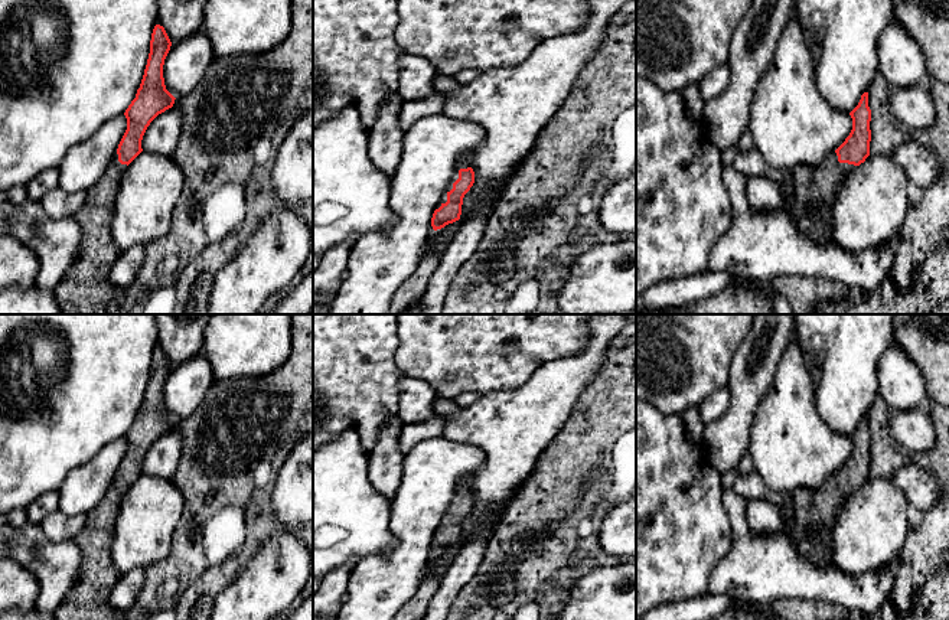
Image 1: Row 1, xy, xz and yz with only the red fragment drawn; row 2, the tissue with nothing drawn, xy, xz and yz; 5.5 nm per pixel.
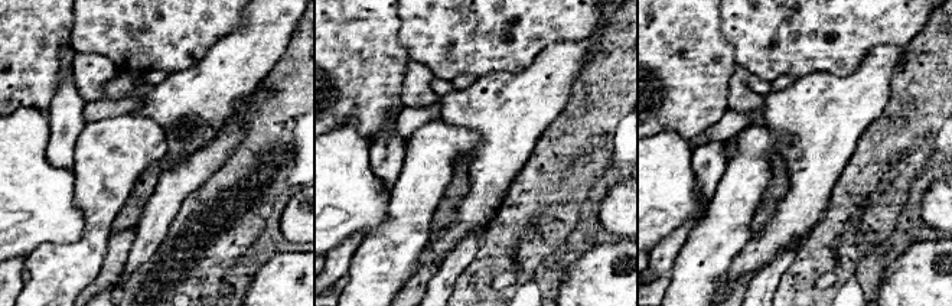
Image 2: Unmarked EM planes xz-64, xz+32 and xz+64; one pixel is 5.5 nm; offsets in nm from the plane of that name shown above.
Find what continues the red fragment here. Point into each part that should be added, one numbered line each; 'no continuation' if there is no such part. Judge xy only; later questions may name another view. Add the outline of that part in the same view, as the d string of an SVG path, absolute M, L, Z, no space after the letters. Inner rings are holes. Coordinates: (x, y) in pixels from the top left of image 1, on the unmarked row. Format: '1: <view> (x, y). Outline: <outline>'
1: xy (88, 600). Outline: M115 476L102 500L85 515L85 526L74 539L84 557L82 567L72 590L55 611L55 620L114 619L108 598L120 574L111 562L111 545L114 523L127 490Z

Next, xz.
1: xz (463, 488). Outline: M463 483L463 484L460 484L460 486L457 487L457 490L456 490L456 493L454 493L454 496L453 496L453 500L450 502L450 505L449 505L449 508L447 508L447 512L446 512L446 515L443 516L441 523L440 523L440 526L437 528L436 532L438 532L443 526L447 525L447 516L453 512L453 506L459 502L459 493L460 493L460 492L467 492L467 490L470 490L469 483Z

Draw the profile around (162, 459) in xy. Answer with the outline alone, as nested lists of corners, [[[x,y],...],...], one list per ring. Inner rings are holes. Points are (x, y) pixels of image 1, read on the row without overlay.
[[[172,430],[159,437],[147,450],[143,463],[143,474],[169,479],[176,473],[182,454],[182,435],[179,431]]]

